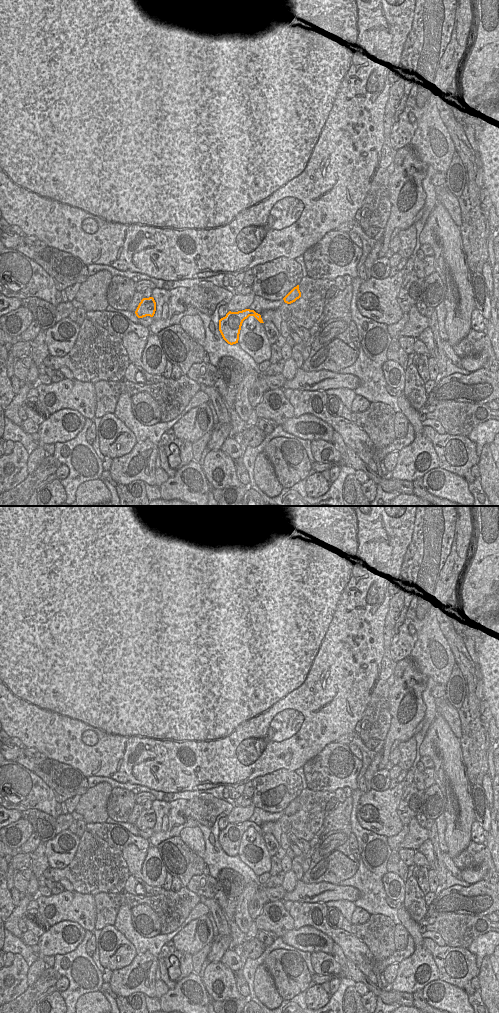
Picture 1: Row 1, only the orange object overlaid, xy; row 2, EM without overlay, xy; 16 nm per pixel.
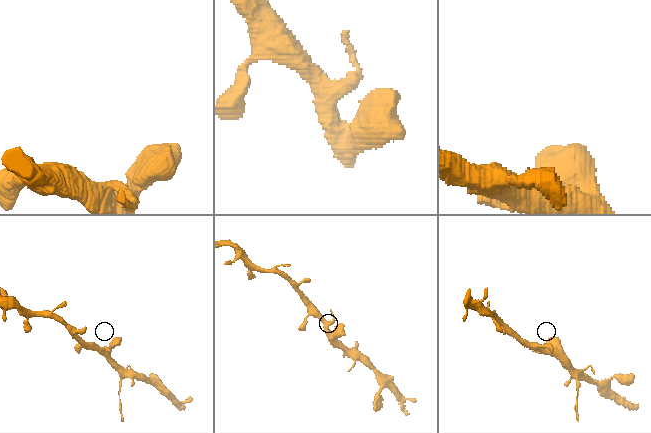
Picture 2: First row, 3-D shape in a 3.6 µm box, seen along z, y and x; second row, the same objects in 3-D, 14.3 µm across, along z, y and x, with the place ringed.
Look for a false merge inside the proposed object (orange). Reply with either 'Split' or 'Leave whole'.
Leave whole

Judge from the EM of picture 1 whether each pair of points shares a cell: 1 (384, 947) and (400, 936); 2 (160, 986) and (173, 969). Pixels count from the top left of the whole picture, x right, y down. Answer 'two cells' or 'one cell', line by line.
1: two cells
2: two cells

